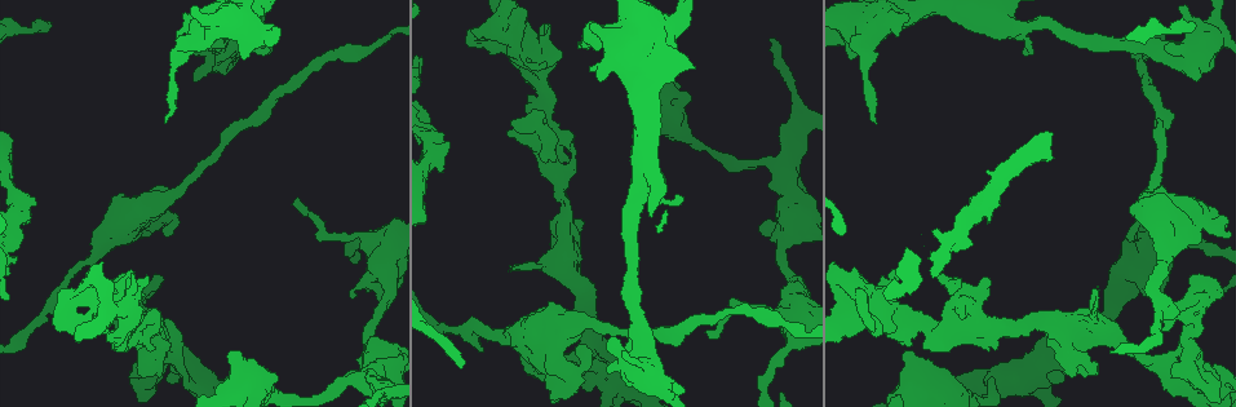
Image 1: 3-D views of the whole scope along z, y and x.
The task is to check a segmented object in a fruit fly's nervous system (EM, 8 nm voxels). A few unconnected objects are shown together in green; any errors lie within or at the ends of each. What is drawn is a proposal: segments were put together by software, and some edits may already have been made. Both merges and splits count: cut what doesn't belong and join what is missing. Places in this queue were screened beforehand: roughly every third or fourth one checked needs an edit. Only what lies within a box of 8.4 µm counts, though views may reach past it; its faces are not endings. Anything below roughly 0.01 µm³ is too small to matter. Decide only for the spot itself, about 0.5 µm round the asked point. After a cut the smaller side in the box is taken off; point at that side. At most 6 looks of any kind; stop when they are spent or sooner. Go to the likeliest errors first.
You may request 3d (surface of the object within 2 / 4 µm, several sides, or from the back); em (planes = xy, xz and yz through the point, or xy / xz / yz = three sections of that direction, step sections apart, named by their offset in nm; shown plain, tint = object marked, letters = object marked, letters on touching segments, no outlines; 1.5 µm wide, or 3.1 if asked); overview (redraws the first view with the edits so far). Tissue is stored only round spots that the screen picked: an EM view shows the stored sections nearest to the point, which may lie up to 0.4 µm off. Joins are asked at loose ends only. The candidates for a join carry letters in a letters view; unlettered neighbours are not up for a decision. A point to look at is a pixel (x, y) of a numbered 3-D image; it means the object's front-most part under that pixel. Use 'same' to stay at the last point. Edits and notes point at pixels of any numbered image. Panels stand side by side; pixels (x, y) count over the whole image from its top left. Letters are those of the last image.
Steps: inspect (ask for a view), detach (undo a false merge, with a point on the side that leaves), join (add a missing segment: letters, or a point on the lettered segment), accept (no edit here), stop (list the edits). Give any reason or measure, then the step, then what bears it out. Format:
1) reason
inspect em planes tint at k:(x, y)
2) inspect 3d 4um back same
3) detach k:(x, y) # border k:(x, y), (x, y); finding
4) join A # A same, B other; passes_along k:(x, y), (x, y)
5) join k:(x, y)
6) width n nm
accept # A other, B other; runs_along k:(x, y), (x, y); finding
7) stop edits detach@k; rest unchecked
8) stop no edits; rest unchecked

stops while still wide
inspect 3d 4um at 1:(928, 362)

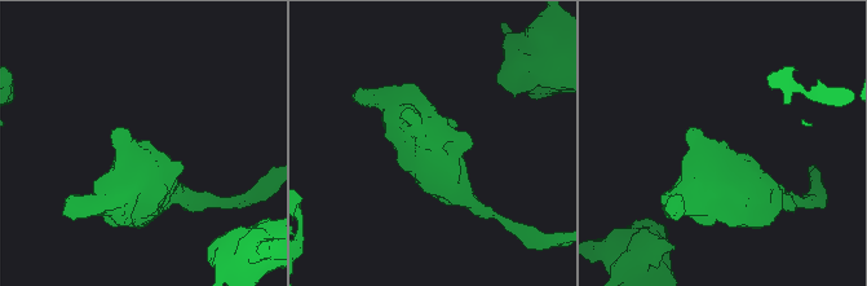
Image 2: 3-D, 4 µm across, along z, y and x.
need the tissue
inspect em planes plain at 2:(135, 140)

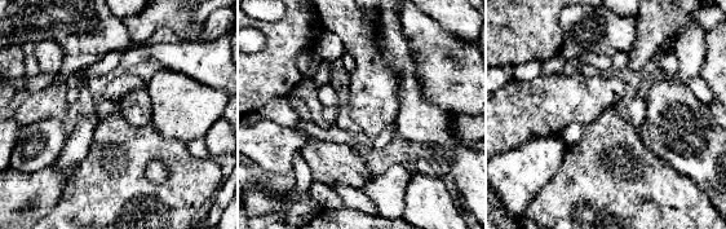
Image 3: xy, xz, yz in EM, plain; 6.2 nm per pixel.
what lies round it
inspect em planes letters same

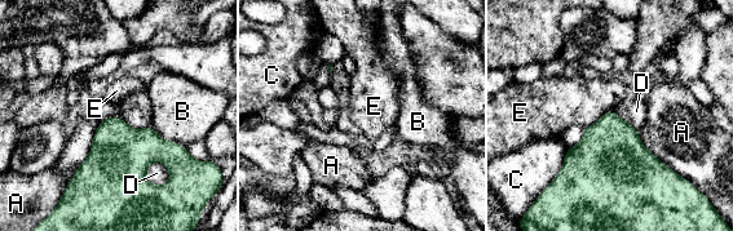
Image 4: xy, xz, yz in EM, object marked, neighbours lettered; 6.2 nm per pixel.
accept # A other, B other, C other, D other, E other; border 4:(612, 109), (583, 128); no lettered segment goes on from it

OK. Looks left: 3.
inspect em planes letters at 1:(1099, 290)

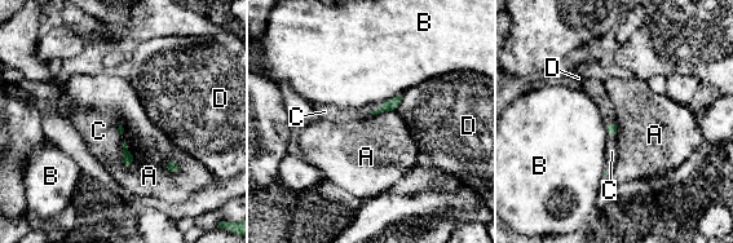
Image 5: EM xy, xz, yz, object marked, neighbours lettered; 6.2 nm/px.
longest_contact A 170 nm
join C # A other, B other, C same, D other; passes_along 5:(393, 104), (376, 110), (336, 114); the neuron continues

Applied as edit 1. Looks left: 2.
stop edits join@5; rest unchecked

